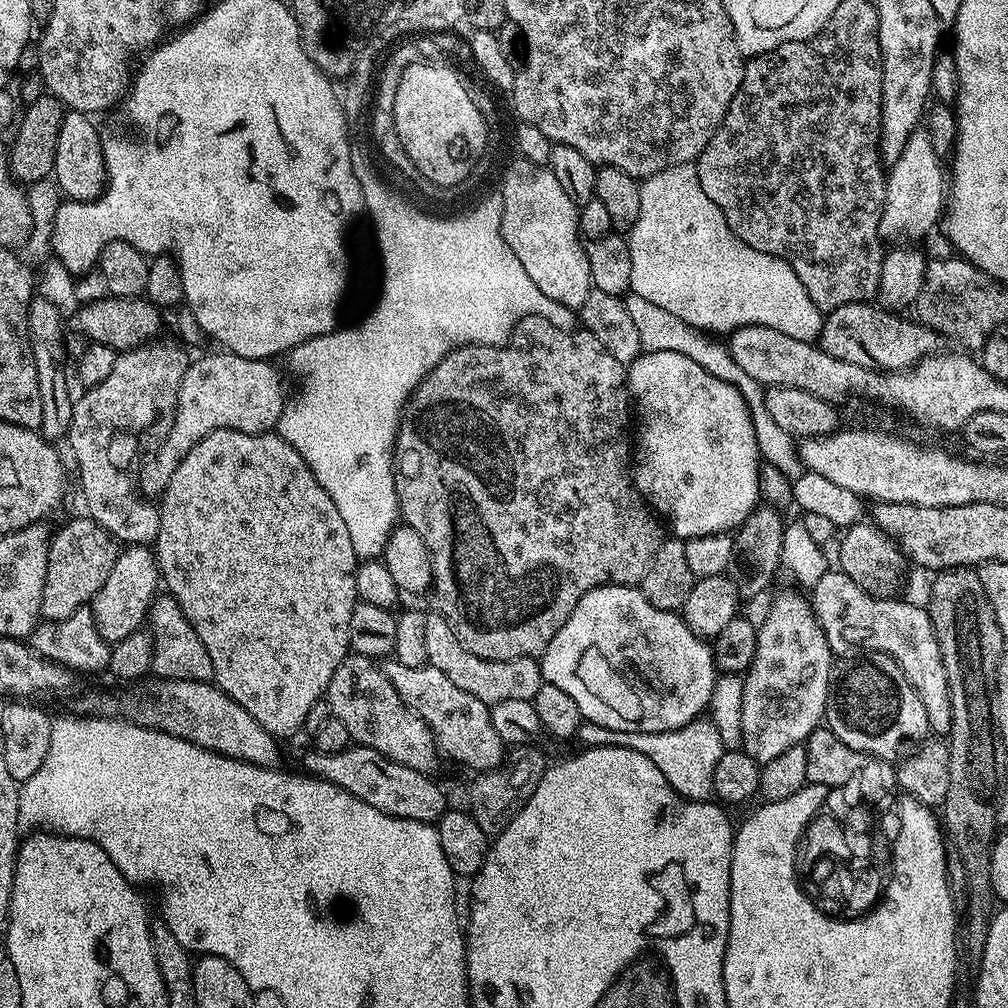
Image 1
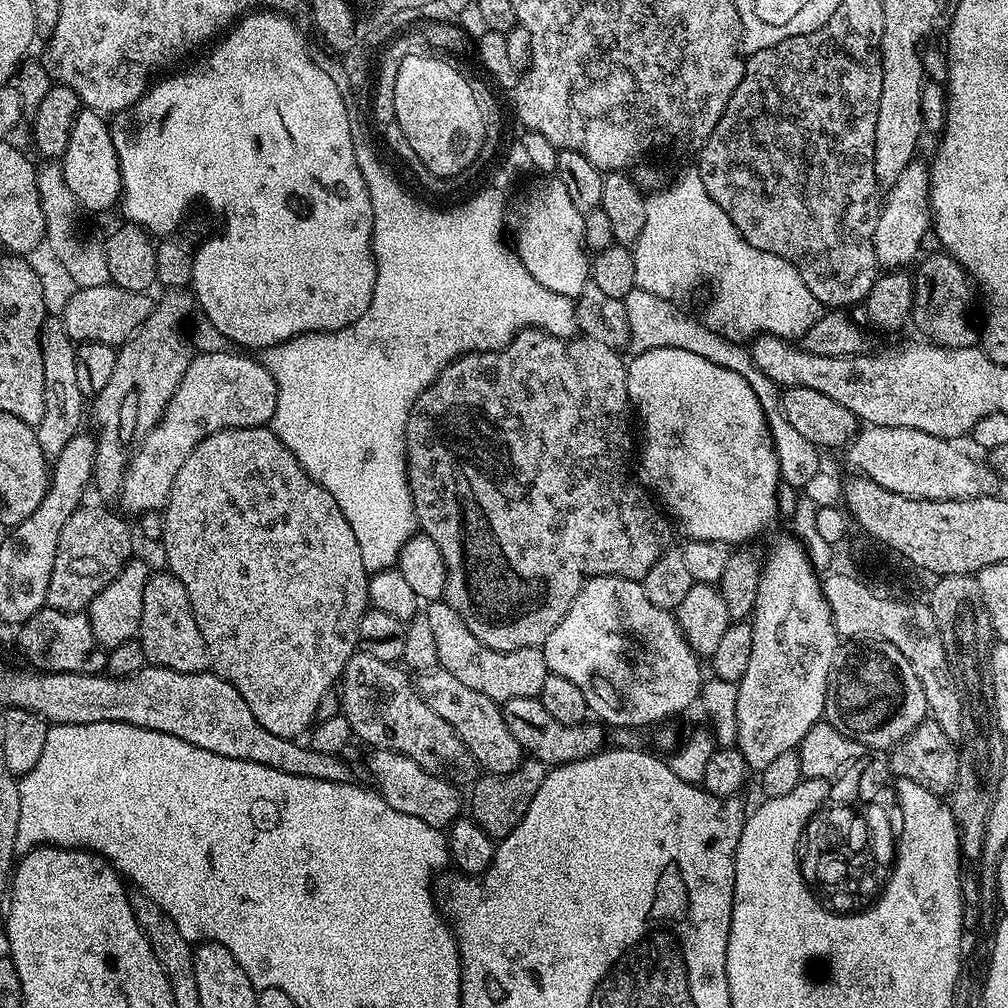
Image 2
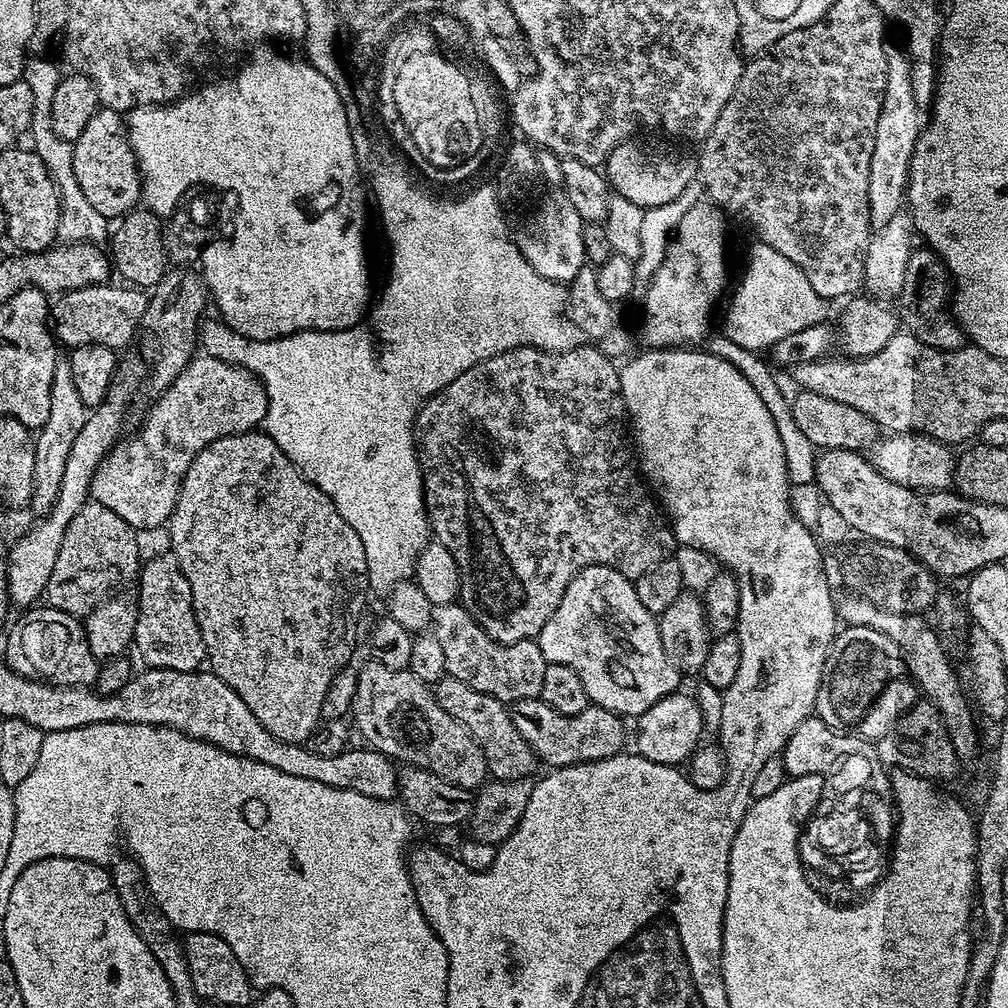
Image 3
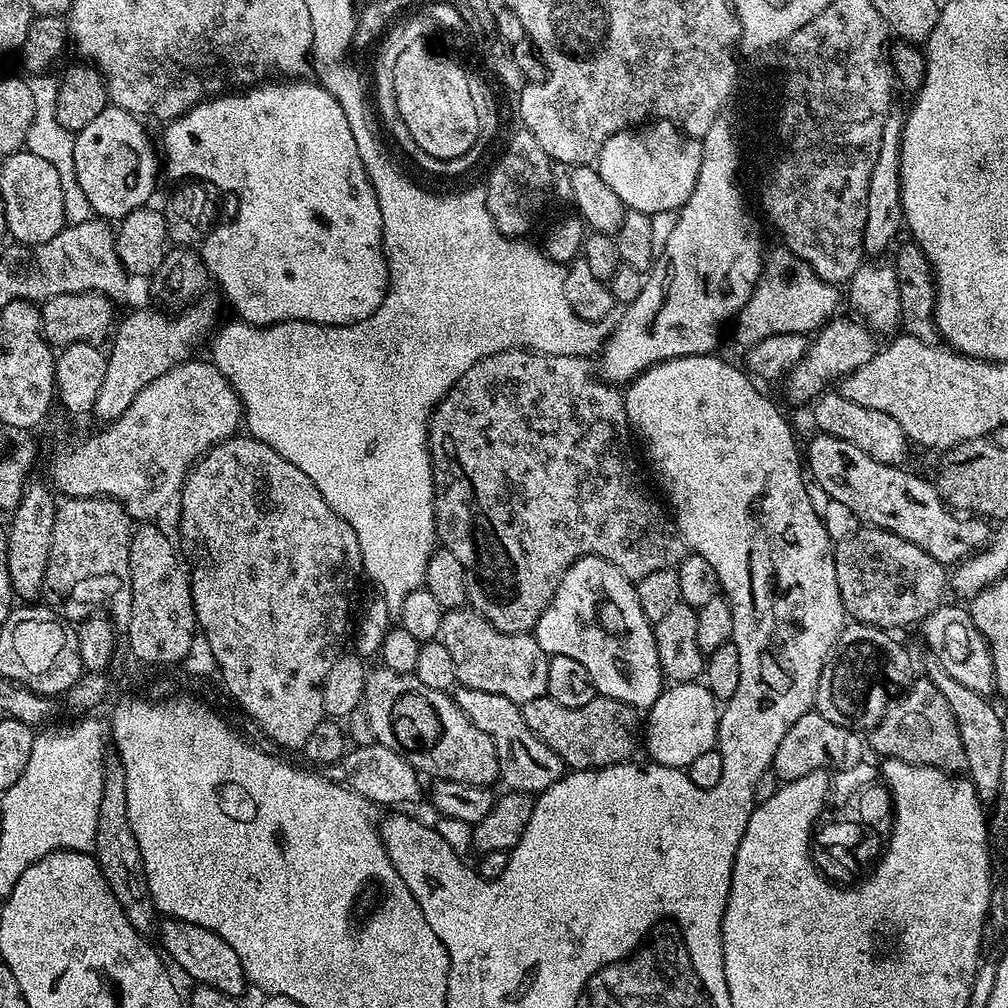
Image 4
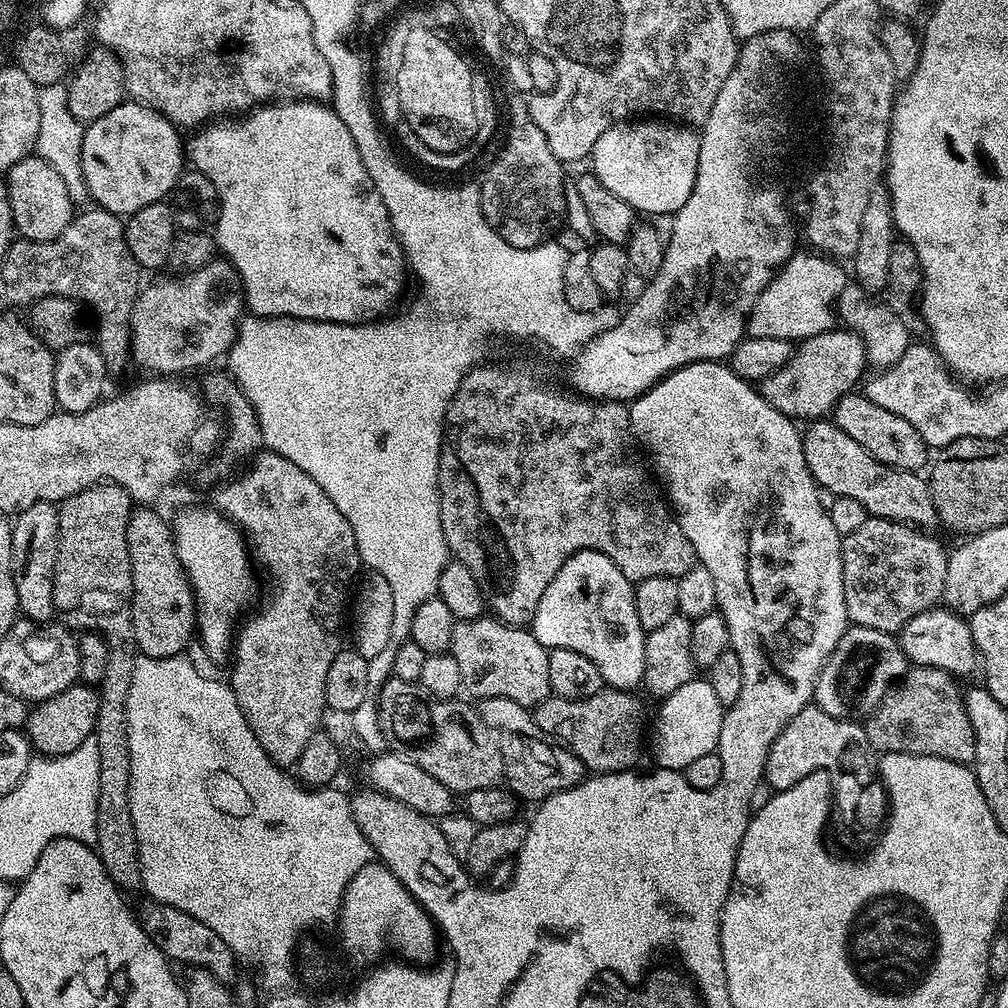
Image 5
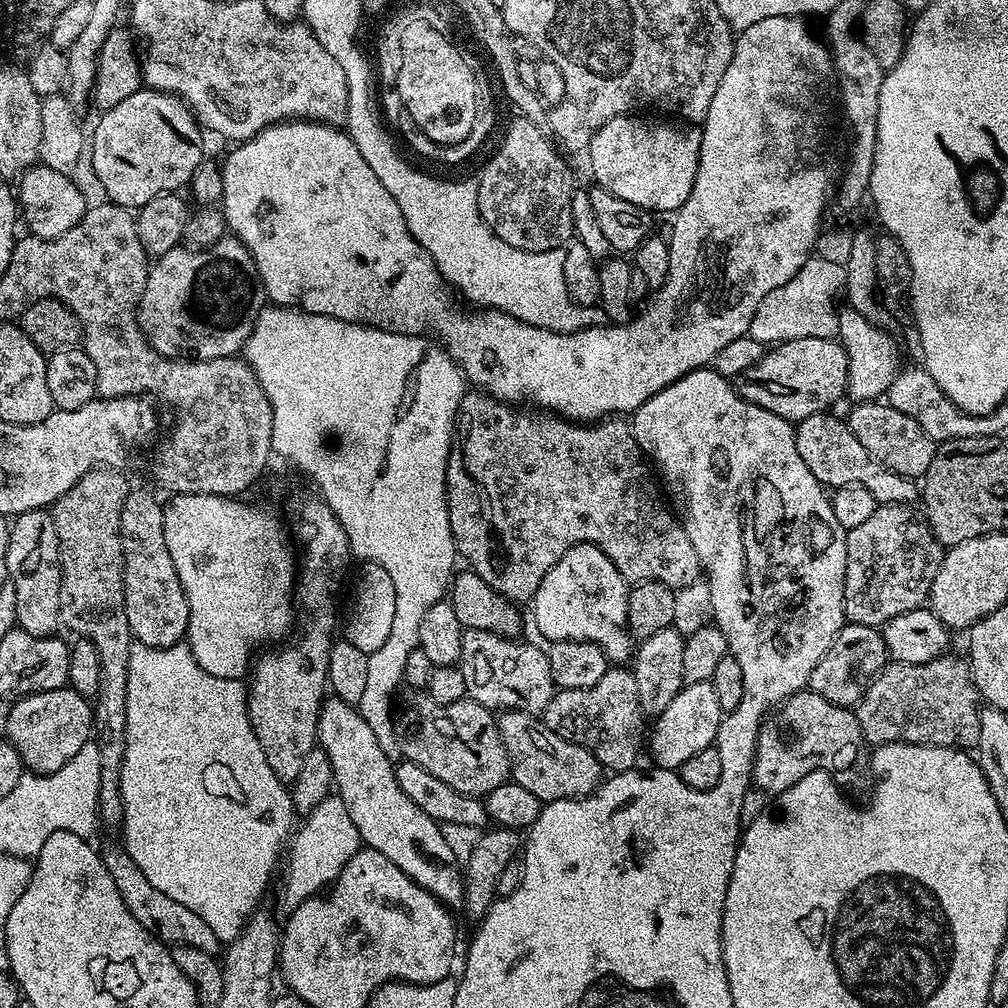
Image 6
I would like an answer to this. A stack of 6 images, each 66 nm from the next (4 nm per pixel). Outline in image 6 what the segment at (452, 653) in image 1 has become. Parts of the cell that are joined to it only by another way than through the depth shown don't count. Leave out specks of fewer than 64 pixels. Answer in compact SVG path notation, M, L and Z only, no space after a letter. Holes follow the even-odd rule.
M486 630L465 631L462 638L462 654L460 655L459 667L462 670L462 678L466 678L467 699L477 700L493 710L507 710L510 712L525 712L533 718L539 717L550 706L553 696L558 689L550 674L550 662L548 653L543 647L535 648L532 644L519 644L516 638L499 636Z

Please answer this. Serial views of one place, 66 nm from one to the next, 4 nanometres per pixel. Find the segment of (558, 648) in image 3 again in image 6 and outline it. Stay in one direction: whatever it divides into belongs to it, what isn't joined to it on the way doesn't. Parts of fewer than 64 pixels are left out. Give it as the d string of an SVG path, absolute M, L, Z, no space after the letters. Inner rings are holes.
M574 544L542 578L536 596L530 602L532 620L536 628L545 636L545 641L585 640L596 644L612 662L624 662L634 652L632 633L628 631L628 589L629 581L610 562L610 558L596 544Z

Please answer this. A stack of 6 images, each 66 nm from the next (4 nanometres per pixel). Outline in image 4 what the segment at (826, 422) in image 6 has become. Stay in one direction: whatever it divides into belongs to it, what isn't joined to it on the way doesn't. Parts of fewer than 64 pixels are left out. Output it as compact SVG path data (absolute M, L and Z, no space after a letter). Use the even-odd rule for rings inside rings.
M816 434L808 444L808 452L806 448L806 468L810 476L812 471L817 486L825 492L823 495L834 502L843 502L848 509L854 510L861 525L898 534L898 538L906 538L906 542L914 542L914 546L922 546L922 550L926 550L930 558L945 566L955 566L961 560L967 560L985 547L990 539L989 521L971 514L964 515L949 508L931 479L923 480L922 477L907 472L907 467L904 466L878 462L870 458L870 454L858 450L858 446L850 446L850 442L842 442L842 438Z

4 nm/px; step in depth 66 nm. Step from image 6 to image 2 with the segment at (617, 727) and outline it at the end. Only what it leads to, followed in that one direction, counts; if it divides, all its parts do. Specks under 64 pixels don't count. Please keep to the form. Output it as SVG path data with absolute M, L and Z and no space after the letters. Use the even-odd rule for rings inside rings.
M535 696L510 698L503 701L500 704L500 713L506 722L506 730L510 730L510 734L514 734L521 749L531 759L540 760L546 766L569 764L578 762L582 758L590 758L595 752L601 751L606 744L606 732L604 736L603 730L605 731L605 729L599 723L585 722L566 726L562 722L554 722L554 718L550 718L546 706L542 706L542 702Z

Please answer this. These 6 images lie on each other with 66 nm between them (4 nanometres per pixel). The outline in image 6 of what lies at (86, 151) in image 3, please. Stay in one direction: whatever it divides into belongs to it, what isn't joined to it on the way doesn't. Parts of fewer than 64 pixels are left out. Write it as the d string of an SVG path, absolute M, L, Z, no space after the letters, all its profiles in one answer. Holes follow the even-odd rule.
M144 86L101 116L92 136L90 132L90 157L107 199L118 206L138 210L150 198L180 190L205 159L200 149L202 129L178 96Z

